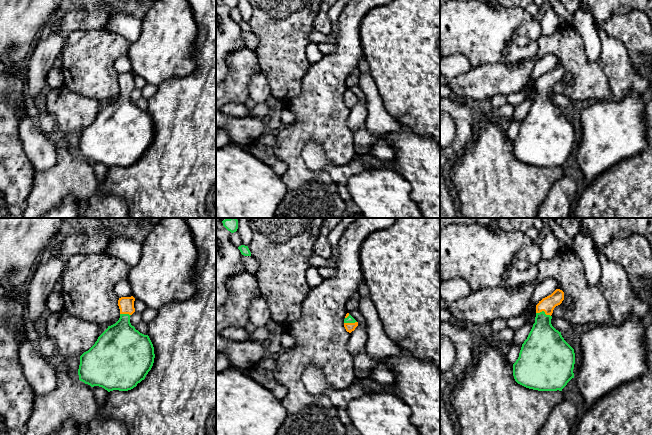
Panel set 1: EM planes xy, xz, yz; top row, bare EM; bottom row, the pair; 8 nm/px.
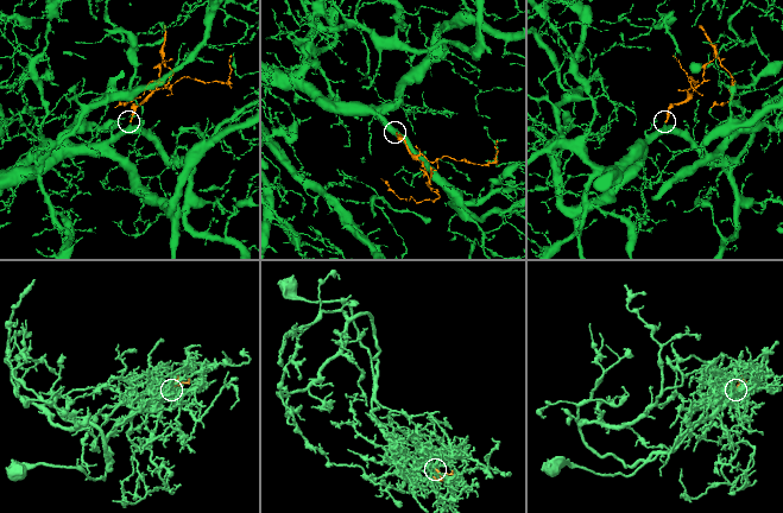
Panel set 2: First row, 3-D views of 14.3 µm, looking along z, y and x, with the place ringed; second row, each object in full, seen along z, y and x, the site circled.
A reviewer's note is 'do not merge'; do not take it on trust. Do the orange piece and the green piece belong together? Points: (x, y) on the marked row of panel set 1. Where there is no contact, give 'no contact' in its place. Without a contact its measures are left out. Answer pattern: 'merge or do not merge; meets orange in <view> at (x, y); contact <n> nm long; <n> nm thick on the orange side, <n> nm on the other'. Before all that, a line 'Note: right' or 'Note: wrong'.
Note: wrong
merge; meets orange in yz at (543, 310); contact 120 nm long; 120 nm thick on the orange side, 280 nm on the other

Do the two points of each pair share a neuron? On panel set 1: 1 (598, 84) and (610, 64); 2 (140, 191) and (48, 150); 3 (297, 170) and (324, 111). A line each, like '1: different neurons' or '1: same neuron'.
1: different neurons
2: different neurons
3: same neuron

